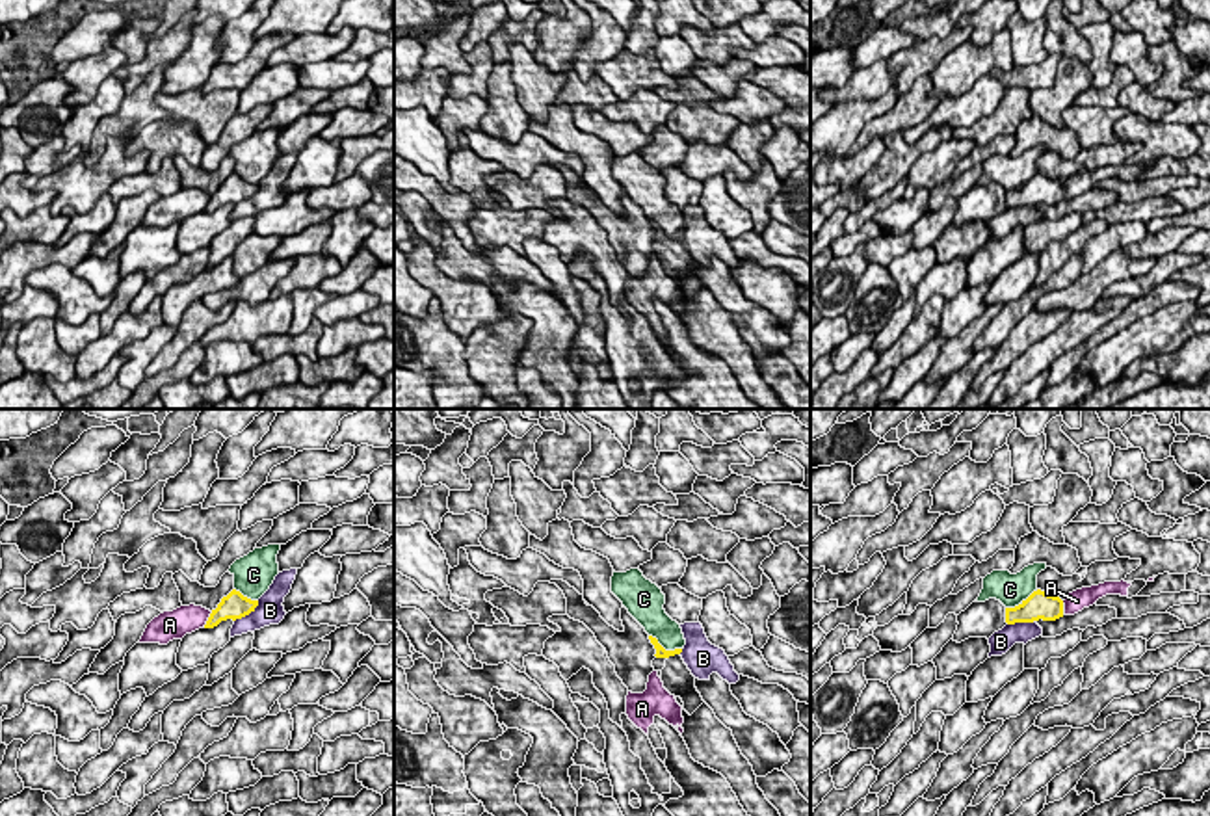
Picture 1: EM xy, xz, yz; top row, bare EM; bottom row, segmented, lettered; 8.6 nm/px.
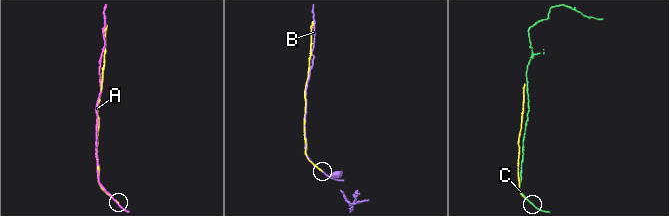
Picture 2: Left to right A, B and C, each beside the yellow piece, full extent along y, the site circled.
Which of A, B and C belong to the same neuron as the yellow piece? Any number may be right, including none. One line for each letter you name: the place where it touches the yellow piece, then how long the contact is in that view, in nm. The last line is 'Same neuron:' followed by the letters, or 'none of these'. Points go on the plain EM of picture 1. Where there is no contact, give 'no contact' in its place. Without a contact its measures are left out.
Same neuron: none of these

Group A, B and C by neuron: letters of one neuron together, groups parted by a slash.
A / B / C

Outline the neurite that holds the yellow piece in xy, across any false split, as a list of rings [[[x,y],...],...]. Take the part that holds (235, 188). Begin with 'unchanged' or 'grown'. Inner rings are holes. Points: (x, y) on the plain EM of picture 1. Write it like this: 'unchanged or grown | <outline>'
unchanged | [[[232,173],[227,180],[221,182],[217,191],[212,193],[204,212],[214,212],[227,203],[232,203],[232,204],[242,203],[251,195],[255,195],[256,190],[258,190],[258,184],[251,184],[243,180],[240,175]]]

